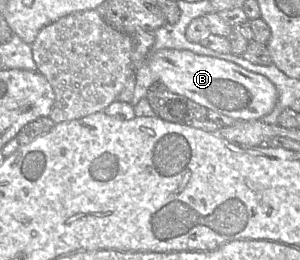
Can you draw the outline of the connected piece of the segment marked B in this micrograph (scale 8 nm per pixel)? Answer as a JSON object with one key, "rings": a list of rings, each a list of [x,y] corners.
{"rings":[[[161,49],[149,54],[147,64],[154,74],[156,82],[165,85],[171,92],[182,95],[208,110],[229,116],[236,121],[259,120],[274,109],[278,100],[277,89],[268,78],[220,58],[198,55],[189,50]]]}

